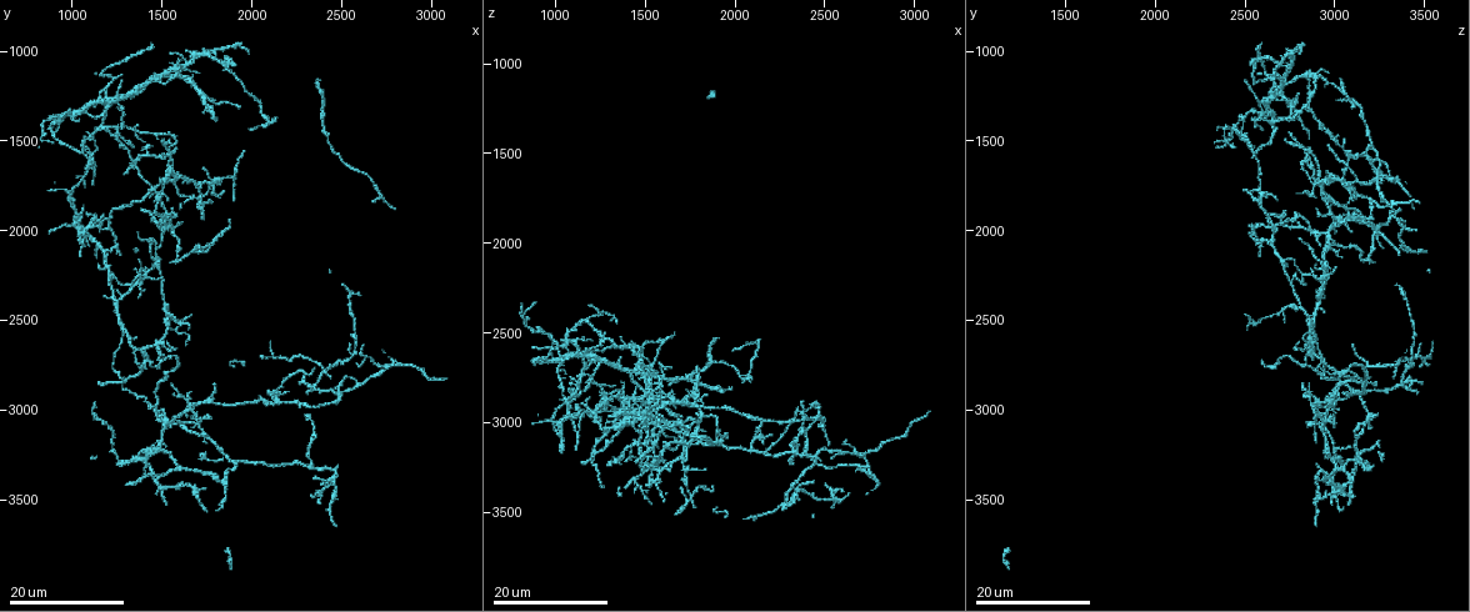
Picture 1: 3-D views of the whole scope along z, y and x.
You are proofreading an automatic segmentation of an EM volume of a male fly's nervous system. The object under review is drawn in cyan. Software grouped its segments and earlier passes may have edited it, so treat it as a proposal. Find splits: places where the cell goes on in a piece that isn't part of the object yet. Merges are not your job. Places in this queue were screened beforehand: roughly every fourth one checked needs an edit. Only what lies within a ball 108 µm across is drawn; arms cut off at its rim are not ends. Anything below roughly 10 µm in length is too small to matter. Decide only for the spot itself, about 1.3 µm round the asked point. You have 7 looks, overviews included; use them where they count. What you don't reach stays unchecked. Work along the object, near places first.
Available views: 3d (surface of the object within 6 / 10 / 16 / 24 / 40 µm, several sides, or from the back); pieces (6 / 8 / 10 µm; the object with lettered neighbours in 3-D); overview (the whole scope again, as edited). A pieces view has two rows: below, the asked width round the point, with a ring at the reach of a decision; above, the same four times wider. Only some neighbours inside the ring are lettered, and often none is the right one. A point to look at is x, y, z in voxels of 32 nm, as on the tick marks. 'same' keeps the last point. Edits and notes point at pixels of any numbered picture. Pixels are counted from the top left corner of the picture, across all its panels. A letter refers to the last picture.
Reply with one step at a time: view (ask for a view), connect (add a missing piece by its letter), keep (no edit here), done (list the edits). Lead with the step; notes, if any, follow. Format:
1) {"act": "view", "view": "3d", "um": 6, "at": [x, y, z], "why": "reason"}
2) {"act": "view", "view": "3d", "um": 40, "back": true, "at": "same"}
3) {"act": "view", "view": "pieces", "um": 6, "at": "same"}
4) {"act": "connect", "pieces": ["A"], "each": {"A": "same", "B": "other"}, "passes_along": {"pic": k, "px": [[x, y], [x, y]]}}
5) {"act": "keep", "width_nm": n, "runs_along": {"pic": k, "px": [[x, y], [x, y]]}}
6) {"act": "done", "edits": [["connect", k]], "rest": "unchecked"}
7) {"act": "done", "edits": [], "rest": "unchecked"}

{"act": "view", "view": "3d", "um": 24, "at": [1800, 2060, 3000], "why": "long arm stops here"}

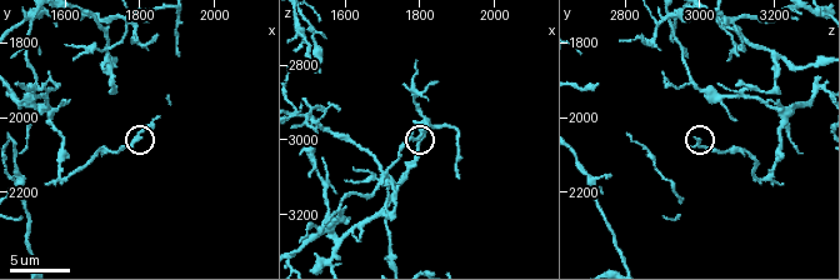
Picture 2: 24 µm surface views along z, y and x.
{"act": "view", "view": "pieces", "um": 8, "at": [1800, 2060, 2990]}

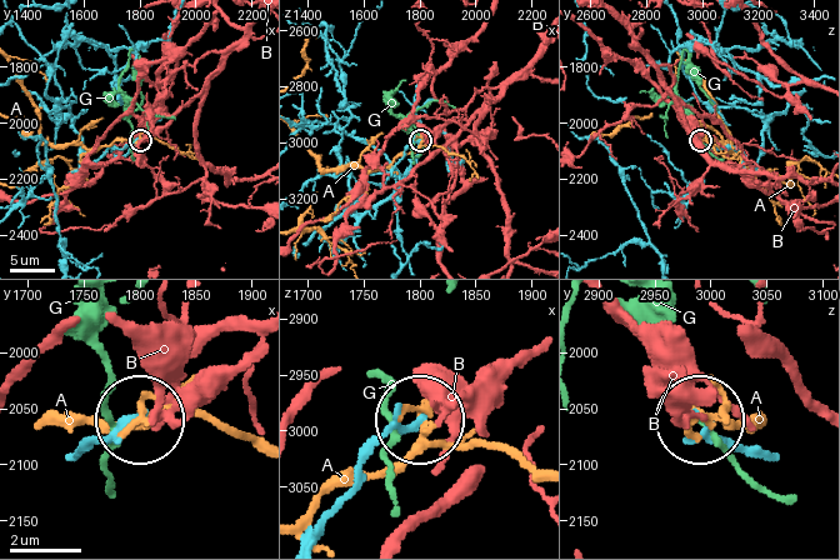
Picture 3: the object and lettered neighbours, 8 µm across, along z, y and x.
{"act": "keep", "each": {"A": "other", "B": "other", "G": "other"}, "runs_along": {"pic": 3, "px": [[315, 531], [365, 460], [416, 418]]}, "found": "no lettered piece goes on from it"}

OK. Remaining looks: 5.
{"act": "view", "view": "3d", "um": 24, "at": [1780, 1380, 2680], "why": "an open end"}

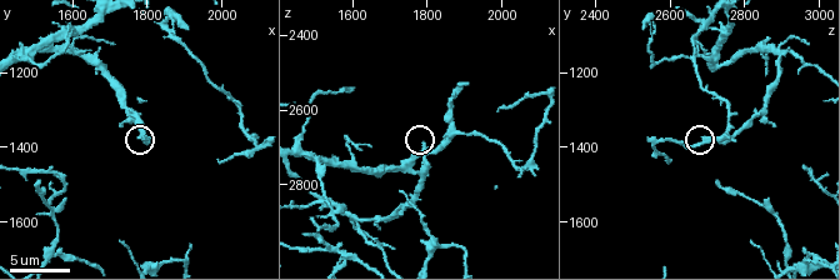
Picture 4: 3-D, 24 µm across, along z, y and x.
{"act": "view", "view": "pieces", "um": 8, "at": [1800, 1370, 2690]}

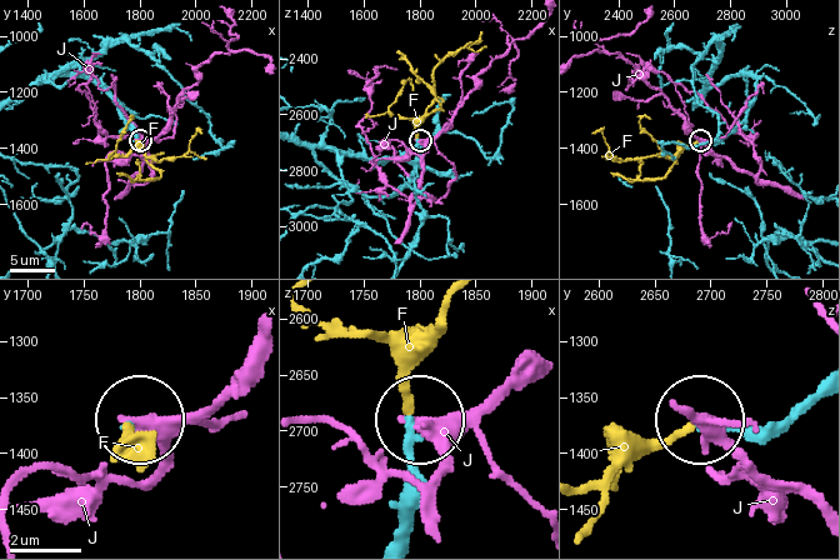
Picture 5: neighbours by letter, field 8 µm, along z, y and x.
{"act": "connect", "pieces": ["F"], "each": {"F": "same", "J": "other"}, "found": "the cell continues"}

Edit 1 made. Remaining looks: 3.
{"act": "view", "view": "3d", "um": 6, "at": [1730, 1340, 2870], "why": "tapers out"}

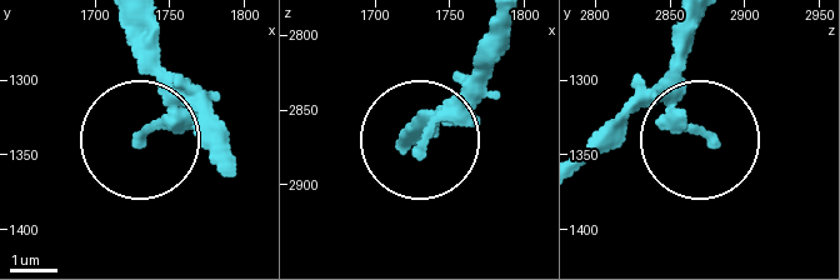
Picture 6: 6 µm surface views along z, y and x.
{"act": "view", "view": "pieces", "um": 8, "at": [1728, 1342, 2878]}

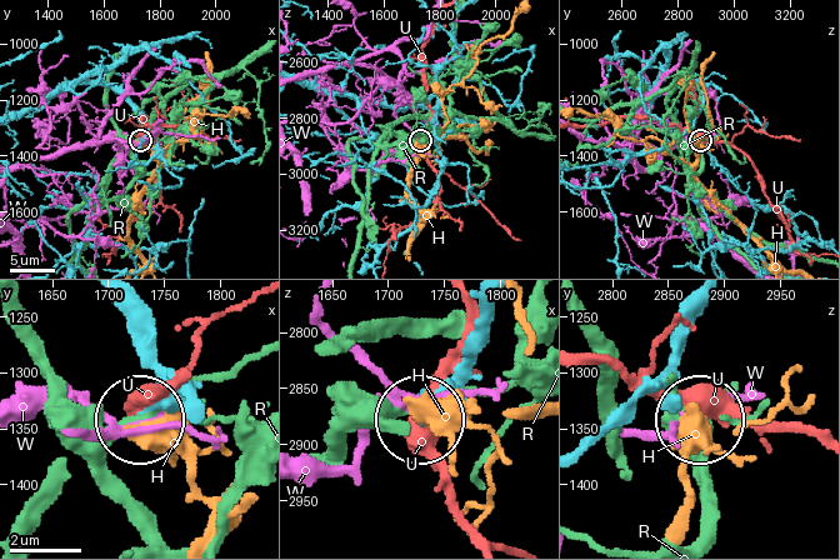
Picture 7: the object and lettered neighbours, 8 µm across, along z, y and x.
{"act": "keep", "width_nm": 160, "each": {"H": "other", "R": "other", "U": "other", "W": "other"}, "runs_along": {"pic": 7, "px": [[115, 308], [158, 388], [143, 413]]}, "found": "no lettered piece goes on from it"}

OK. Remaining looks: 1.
{"act": "done", "edits": [["connect", 5]], "rest": "unchecked"}

